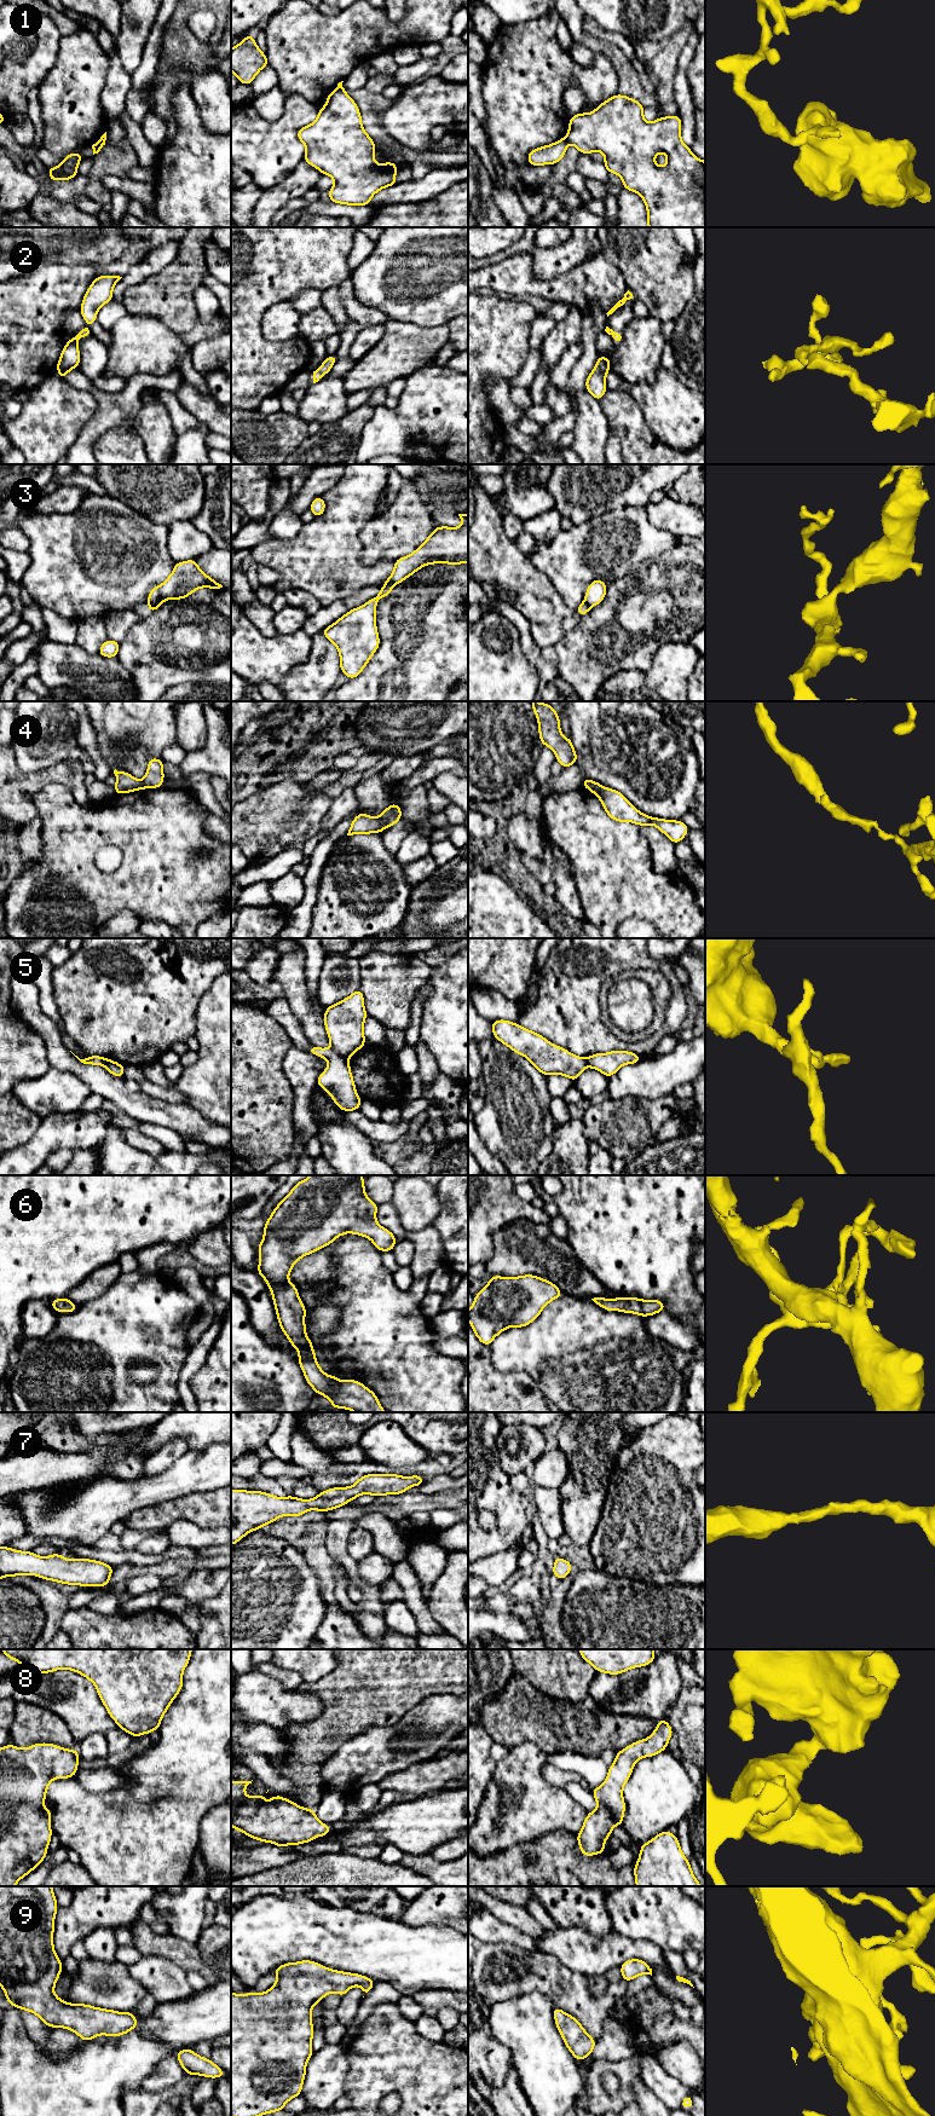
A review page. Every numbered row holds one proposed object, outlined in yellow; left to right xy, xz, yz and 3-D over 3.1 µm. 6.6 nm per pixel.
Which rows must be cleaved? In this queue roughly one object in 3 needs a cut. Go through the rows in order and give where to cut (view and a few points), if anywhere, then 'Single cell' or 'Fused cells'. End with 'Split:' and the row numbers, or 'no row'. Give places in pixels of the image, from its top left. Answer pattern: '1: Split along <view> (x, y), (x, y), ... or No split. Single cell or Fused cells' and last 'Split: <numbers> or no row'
1: Split along yz (565, 137), (569, 143). Fused cells
2: No split. Single cell
3: Split along xy (159, 587), (159, 599), (155, 602), (148, 603). Fused cells
4: Split along xz (377, 817), (384, 828). Fused cells
5: Split along xz (332, 1047), (347, 1058). Fused cells
6: No split. Single cell
7: No split. Single cell
8: No split. Single cell
9: No split. Single cell
Split: 1, 3, 4, 5

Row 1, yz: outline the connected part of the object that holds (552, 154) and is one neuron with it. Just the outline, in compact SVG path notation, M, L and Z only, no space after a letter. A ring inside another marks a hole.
M562 138L550 145L544 145L531 150L527 154L527 161L530 166L554 166L558 163L566 154L566 148L568 143L566 138Z

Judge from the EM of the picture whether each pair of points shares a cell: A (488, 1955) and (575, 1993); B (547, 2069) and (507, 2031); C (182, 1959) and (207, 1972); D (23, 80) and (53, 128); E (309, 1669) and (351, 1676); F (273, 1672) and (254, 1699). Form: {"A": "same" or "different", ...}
{"A": "same", "B": "same", "C": "same", "D": "different", "E": "different", "F": "different"}

